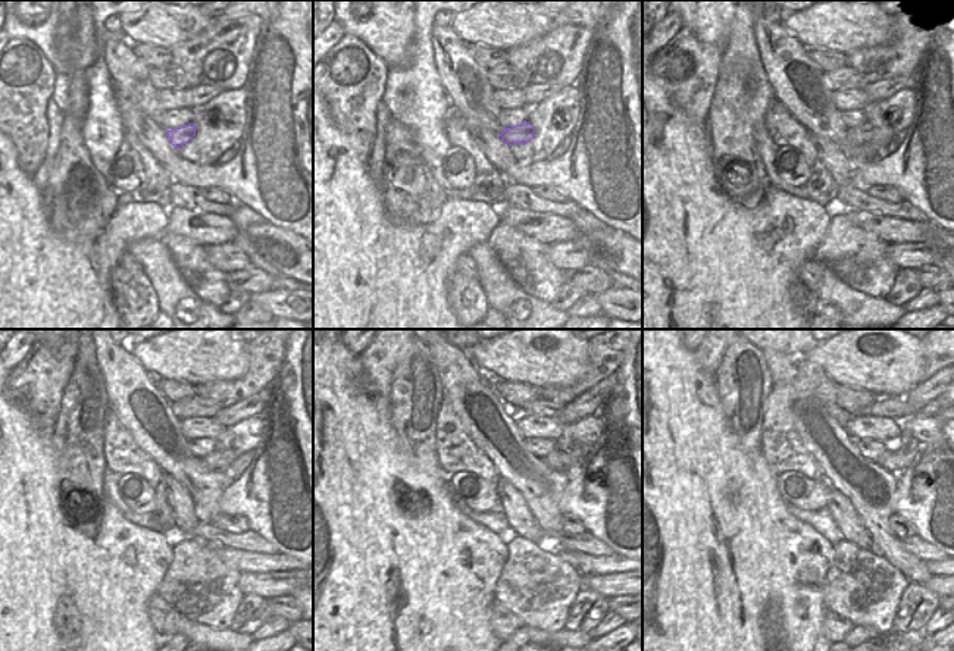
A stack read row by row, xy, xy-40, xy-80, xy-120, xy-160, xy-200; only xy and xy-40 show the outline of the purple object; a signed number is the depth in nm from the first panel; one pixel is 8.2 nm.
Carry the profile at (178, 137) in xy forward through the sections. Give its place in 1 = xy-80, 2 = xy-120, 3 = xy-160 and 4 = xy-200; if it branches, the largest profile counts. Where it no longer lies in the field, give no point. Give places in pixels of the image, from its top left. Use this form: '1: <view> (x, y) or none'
1: xy-80 (856, 135)
2: xy-120 (218, 460)
3: xy-160 (559, 460)
4: xy-200 (913, 451)

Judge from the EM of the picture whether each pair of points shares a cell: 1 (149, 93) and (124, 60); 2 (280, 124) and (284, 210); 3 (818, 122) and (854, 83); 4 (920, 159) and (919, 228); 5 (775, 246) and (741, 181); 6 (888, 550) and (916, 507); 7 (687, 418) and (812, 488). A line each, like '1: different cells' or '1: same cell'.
1: same cell
2: same cell
3: different cells
4: different cells
5: different cells
6: different cells
7: different cells

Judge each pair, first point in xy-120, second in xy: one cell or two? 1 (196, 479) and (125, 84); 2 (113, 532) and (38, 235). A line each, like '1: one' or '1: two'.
1: one
2: one

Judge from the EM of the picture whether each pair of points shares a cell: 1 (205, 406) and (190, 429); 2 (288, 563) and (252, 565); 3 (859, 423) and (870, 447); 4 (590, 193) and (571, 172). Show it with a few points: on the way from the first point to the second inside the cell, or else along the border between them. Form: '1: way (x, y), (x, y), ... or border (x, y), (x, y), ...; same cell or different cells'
1: border (212, 415), (196, 415), (180, 421); different cells
2: way (280, 563), (260, 563); same cell
3: border (854, 438), (879, 438), (884, 443); different cells
4: way (585, 188), (574, 177); same cell

